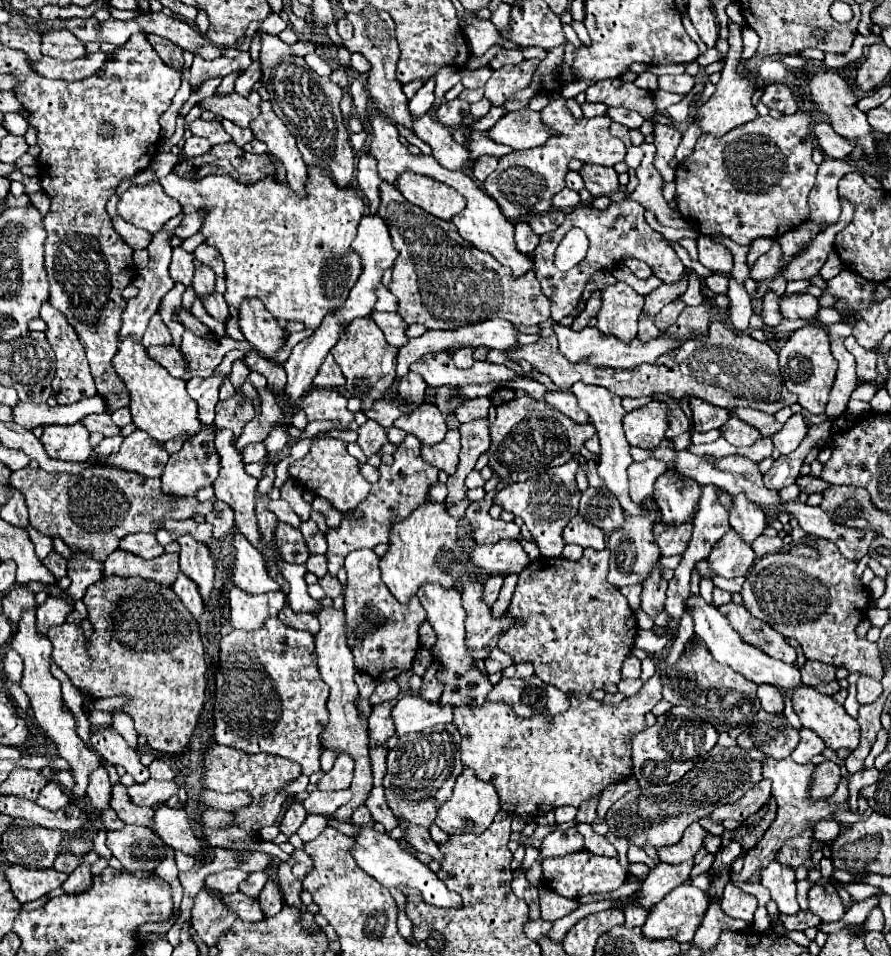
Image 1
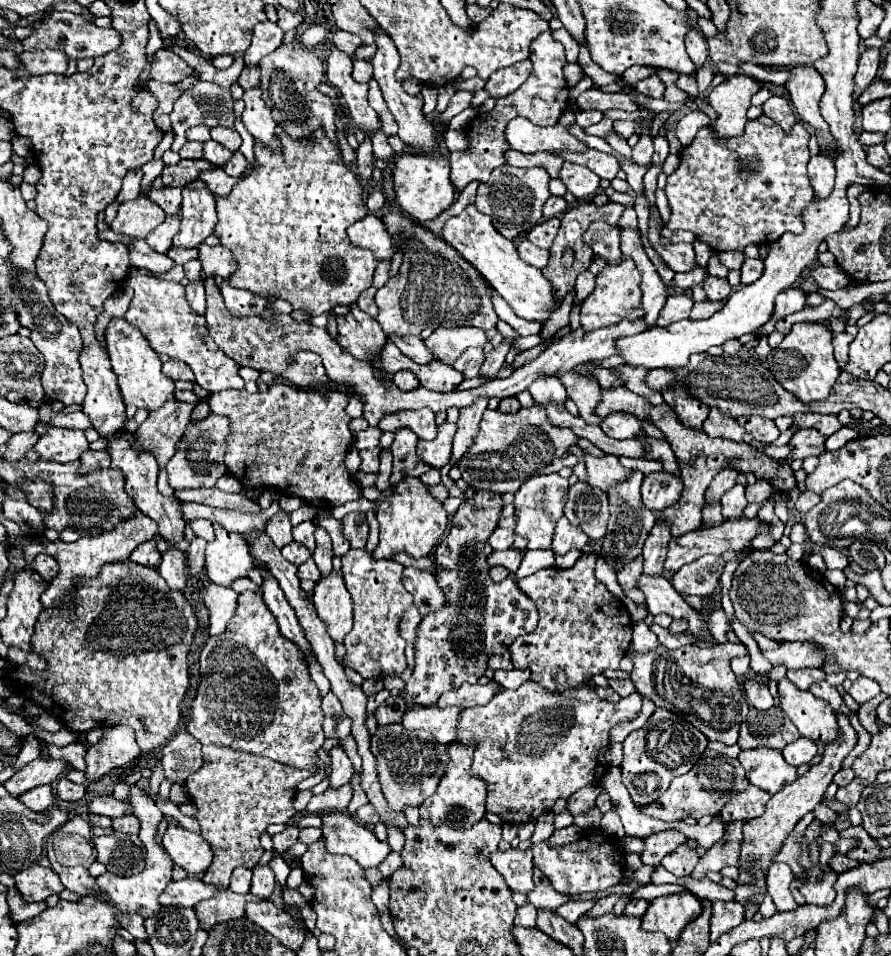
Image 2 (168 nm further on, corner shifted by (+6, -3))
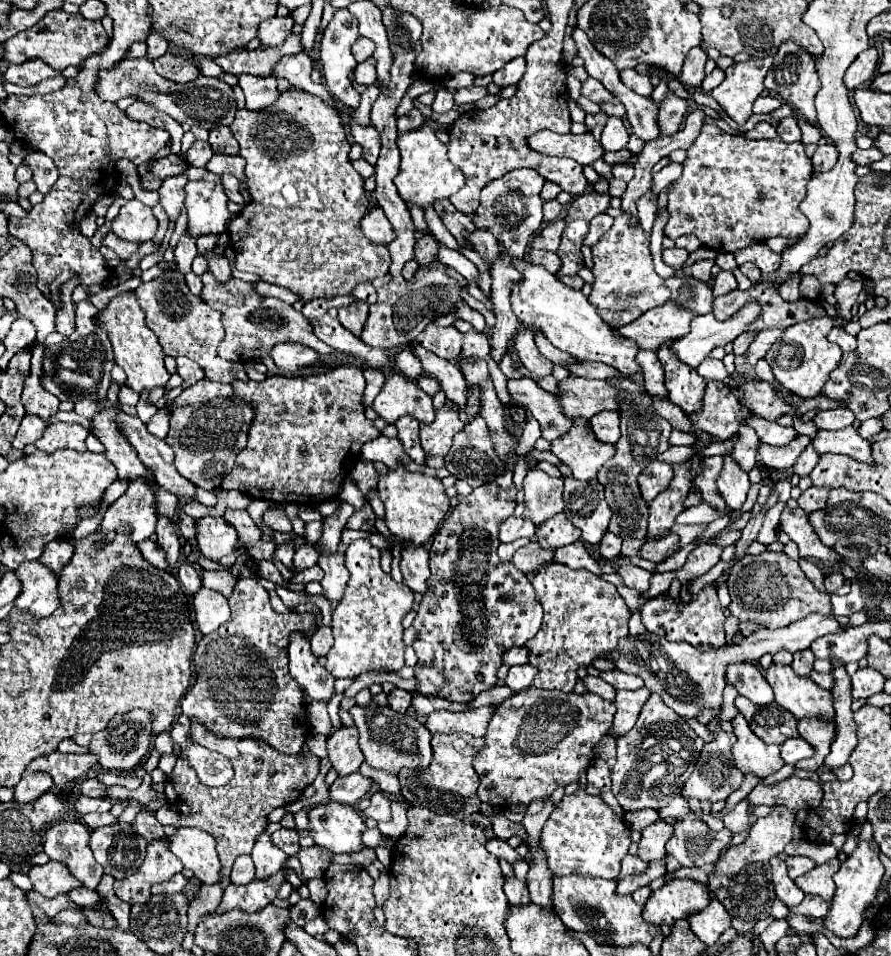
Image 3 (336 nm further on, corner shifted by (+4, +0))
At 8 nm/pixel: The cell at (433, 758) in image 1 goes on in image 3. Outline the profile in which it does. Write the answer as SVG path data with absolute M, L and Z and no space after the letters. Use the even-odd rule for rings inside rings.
M373 701L369 707L359 707L355 705L351 711L351 717L359 729L359 747L365 755L365 763L373 769L383 769L391 775L399 775L403 769L413 771L413 769L427 769L431 759L433 759L433 749L431 749L431 733L427 727L413 719L411 715L401 715L391 711L389 707L379 707Z

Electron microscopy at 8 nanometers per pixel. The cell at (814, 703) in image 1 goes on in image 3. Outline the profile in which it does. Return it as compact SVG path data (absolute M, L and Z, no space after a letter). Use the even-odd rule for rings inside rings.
M771 665L765 673L765 679L775 691L775 701L797 719L823 717L831 721L835 715L831 691L821 689L809 677L795 675L789 665Z

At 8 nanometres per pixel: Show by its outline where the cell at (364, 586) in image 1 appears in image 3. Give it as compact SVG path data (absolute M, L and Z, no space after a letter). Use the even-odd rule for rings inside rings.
M357 539L347 547L345 565L351 577L343 599L333 611L331 629L335 643L327 653L325 667L335 677L347 679L355 679L361 673L377 669L399 671L405 665L401 621L413 607L413 591L403 583L395 583L393 577L381 569L379 549L373 547L367 539Z

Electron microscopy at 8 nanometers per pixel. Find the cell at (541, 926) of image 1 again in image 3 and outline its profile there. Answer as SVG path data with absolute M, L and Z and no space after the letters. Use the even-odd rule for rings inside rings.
M509 877L505 881L505 895L507 895L509 903L513 903L515 907L525 907L527 903L531 903L525 883L521 883L517 877Z

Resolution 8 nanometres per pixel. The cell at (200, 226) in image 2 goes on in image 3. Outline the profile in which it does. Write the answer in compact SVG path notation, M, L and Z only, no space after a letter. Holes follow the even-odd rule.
M207 173L201 181L189 181L185 185L185 209L187 209L187 235L219 235L227 229L229 211L227 195L223 191L219 175Z

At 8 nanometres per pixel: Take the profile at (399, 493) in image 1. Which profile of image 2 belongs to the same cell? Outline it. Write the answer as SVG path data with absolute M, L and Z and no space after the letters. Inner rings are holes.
M401 428L395 432L395 442L389 448L393 454L393 474L391 474L393 486L403 478L409 478L409 476L419 478L423 472L431 470L431 466L421 462L415 454L417 440L419 440L417 434L413 434L413 430L409 428Z

